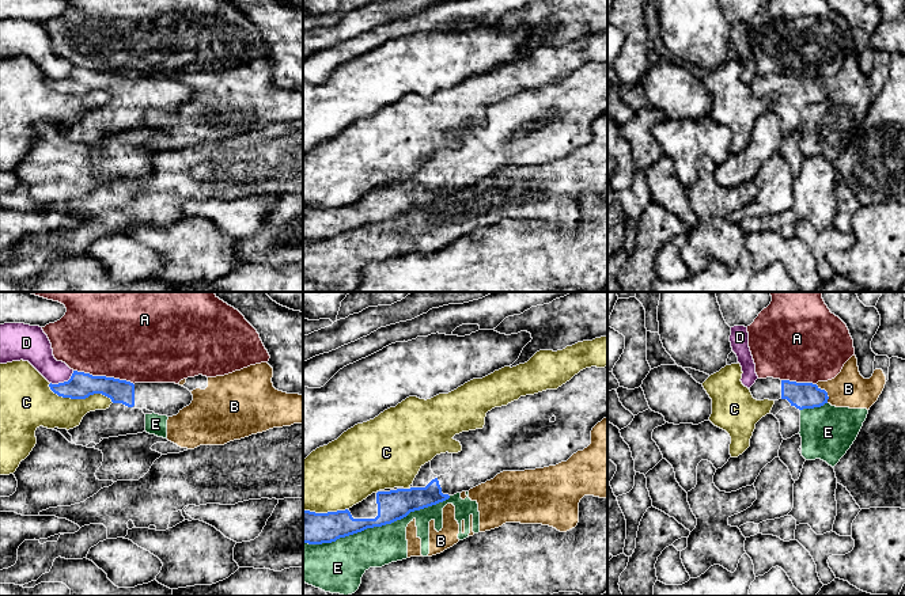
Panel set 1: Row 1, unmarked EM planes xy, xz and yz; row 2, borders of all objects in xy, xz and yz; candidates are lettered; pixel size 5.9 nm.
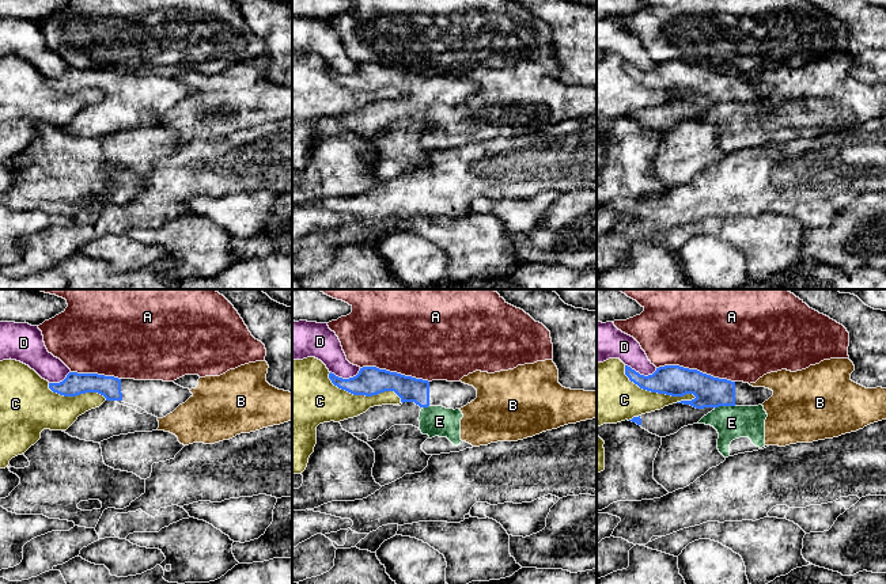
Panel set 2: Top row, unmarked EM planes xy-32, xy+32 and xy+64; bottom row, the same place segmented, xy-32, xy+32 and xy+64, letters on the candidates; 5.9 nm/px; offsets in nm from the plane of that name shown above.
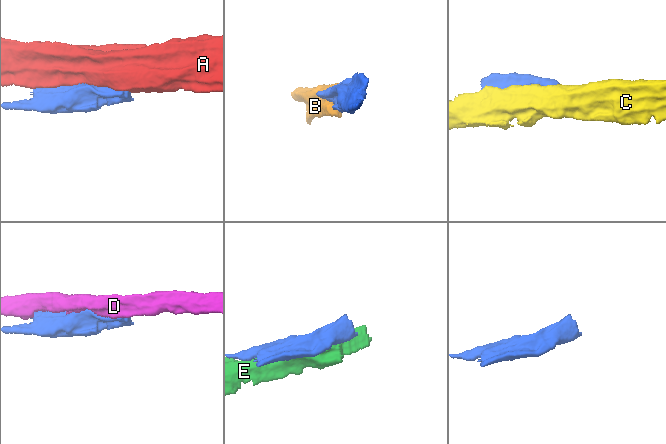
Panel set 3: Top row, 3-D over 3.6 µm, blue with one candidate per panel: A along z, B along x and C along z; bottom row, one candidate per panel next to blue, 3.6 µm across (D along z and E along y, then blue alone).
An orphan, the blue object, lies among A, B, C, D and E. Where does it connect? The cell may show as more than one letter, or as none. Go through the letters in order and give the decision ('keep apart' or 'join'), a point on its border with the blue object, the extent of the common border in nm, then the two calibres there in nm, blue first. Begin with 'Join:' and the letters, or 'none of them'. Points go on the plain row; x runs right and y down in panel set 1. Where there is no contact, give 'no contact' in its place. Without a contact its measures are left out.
Join: none of them
A: keep apart | xy (103, 72) | 380 nm | 160/440 nm
B: keep apart | yz (826, 88) | 130 nm | 160/220 nm
C: keep apart | xy (80, 94) | 400 nm | 160/240 nm
D: keep apart | xy (64, 78) | 160 nm | 160/180 nm
E: keep apart | xz (377, 221) | 900 nm | 180/240 nm

